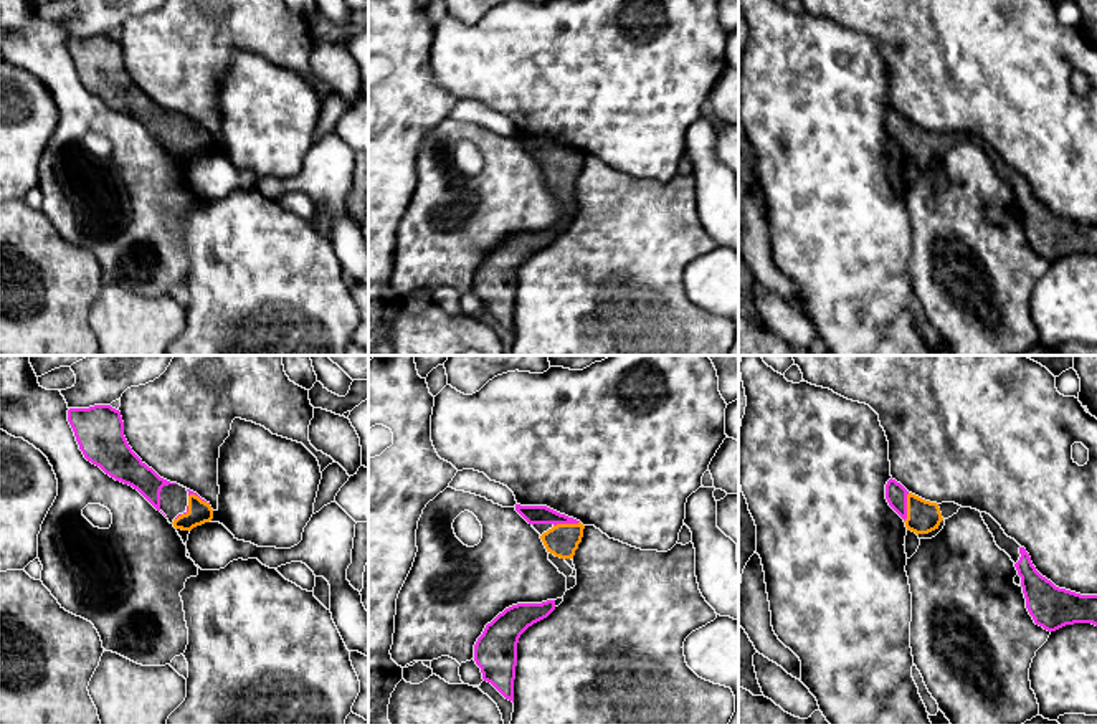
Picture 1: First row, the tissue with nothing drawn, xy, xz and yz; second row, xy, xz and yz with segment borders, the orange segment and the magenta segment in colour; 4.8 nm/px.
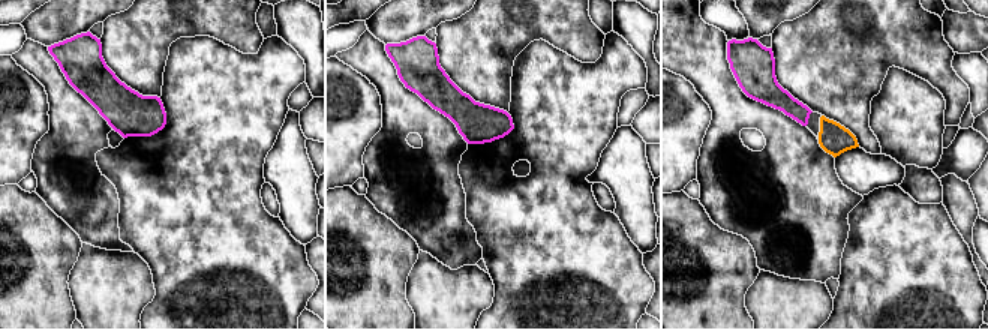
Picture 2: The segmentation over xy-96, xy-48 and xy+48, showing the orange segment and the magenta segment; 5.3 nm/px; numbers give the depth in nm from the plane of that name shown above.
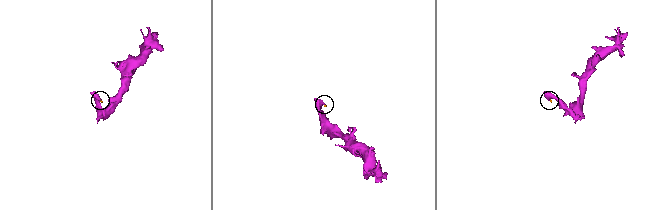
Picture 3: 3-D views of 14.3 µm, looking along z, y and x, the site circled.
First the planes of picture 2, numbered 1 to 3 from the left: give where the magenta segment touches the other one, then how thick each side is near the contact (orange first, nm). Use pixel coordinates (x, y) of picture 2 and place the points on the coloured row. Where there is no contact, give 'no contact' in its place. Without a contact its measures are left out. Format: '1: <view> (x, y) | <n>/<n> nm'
1: no contact
2: no contact
3: no contact

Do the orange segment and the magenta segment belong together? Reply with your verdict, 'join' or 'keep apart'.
join

